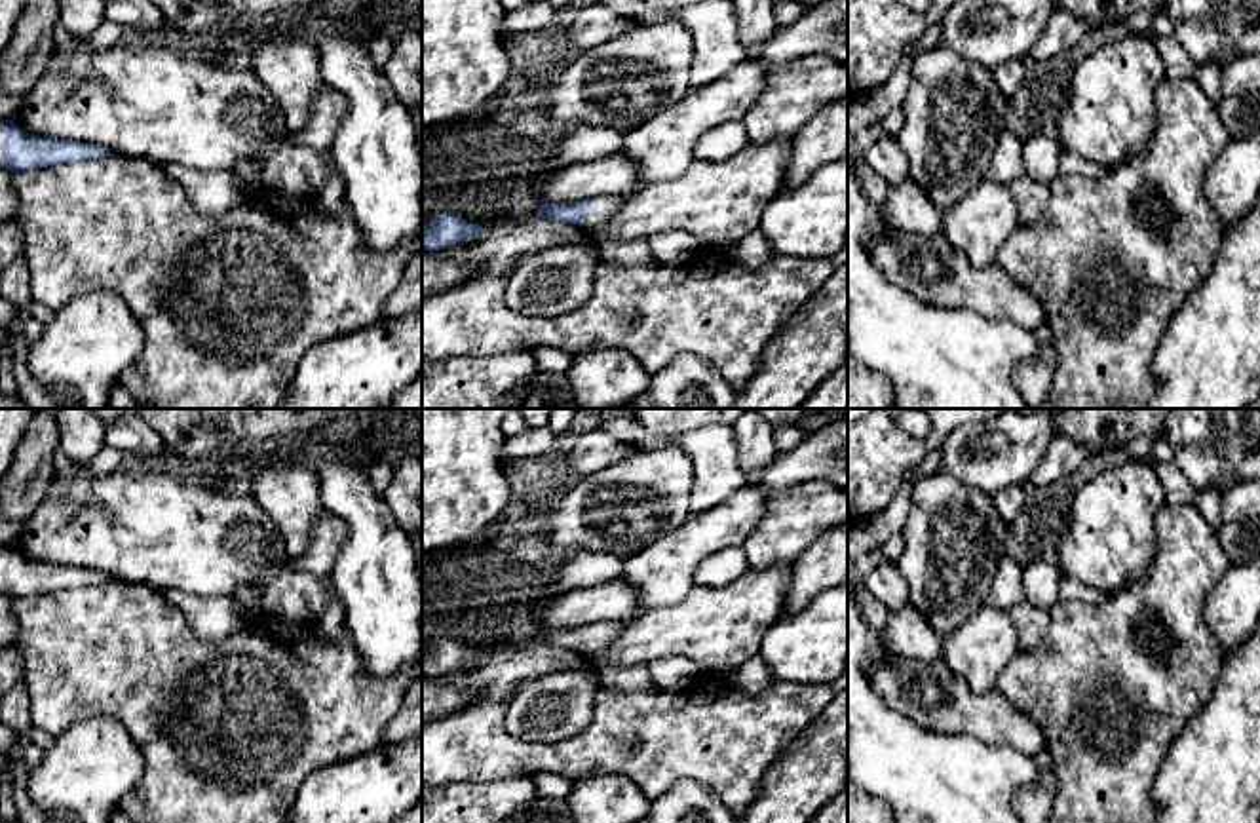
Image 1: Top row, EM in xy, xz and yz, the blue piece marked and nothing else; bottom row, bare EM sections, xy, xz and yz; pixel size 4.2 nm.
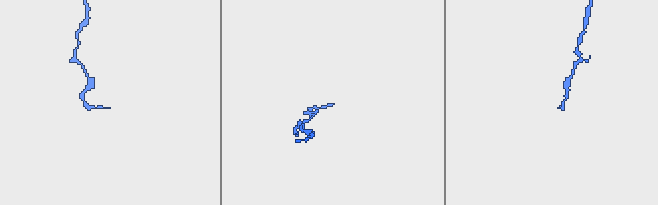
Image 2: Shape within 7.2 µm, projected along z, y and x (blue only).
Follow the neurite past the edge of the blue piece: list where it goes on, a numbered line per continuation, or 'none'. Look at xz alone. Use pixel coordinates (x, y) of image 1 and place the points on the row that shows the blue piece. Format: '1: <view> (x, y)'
1: xz (605, 206)

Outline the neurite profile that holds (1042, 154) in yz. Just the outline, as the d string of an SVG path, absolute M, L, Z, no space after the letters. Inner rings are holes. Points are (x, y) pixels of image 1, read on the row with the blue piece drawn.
M1030 135L1022 141L1024 175L1049 184L1060 167L1062 146L1057 137Z

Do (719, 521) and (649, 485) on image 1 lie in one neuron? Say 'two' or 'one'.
two

